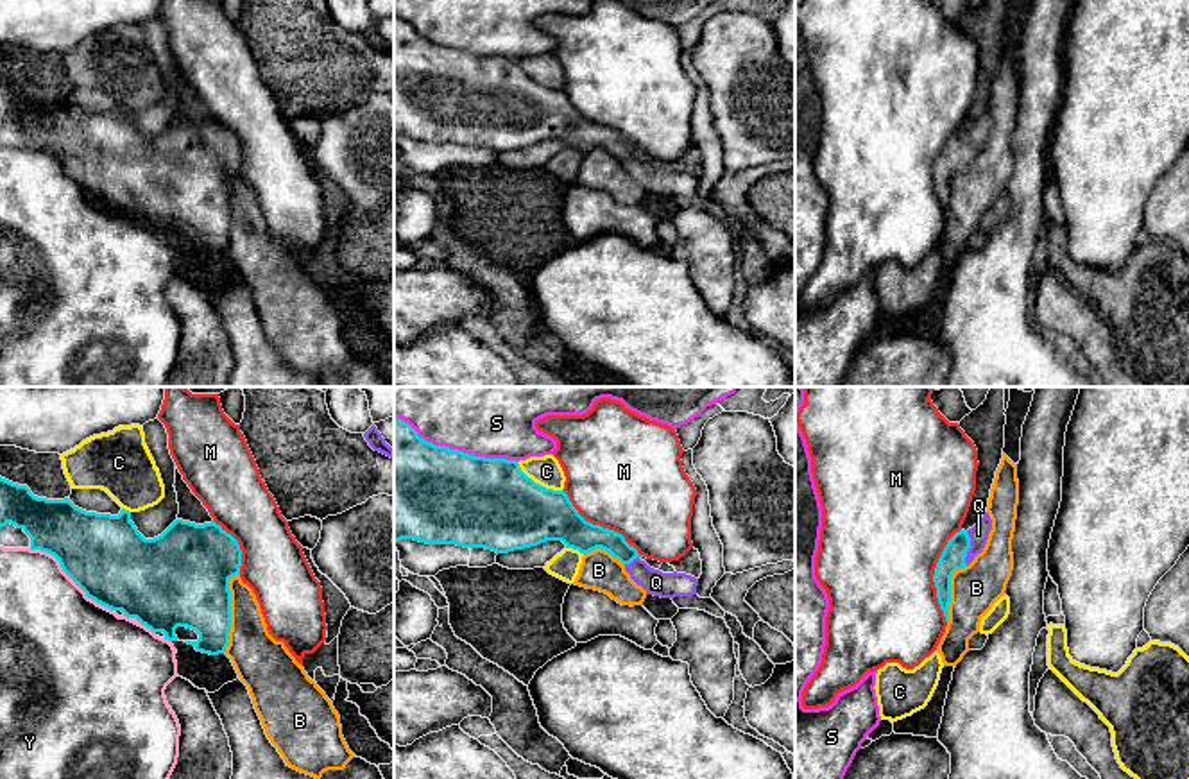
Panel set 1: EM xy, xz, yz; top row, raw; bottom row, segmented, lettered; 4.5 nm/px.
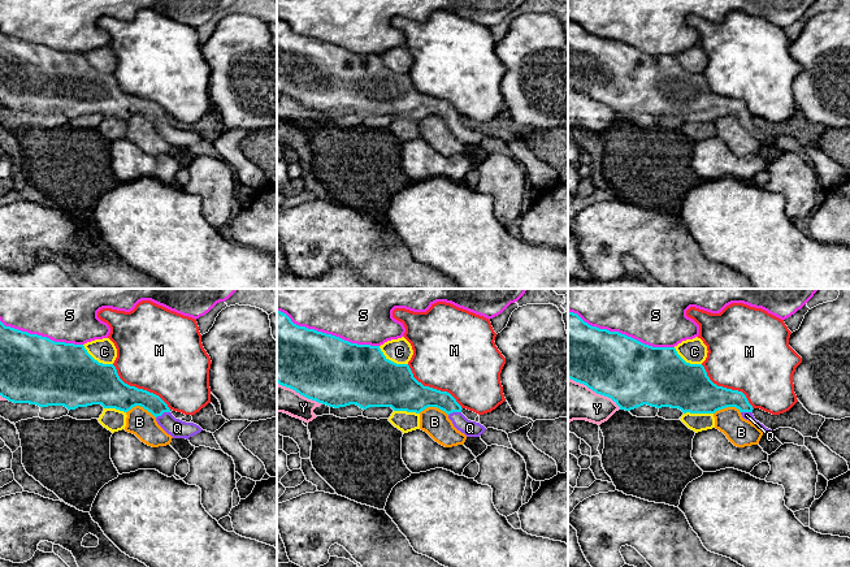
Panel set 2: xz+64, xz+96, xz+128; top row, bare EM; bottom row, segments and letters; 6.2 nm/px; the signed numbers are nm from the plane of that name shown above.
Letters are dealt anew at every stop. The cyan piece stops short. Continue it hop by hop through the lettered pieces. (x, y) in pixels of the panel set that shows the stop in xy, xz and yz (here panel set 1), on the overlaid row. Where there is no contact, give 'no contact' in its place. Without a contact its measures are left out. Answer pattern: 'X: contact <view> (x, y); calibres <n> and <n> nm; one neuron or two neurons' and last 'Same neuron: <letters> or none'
B: contact xy (230, 613); calibres 400 and 220 nm; two neurons
C: contact xz (538, 484); calibres 400 and 140 nm; two neurons
M: contact yz (933, 575); calibres 110 and 500 nm; two neurons
Q: contact yz (969, 547); calibres 110 and 90 nm; one neuron
S: contact xz (457, 450); calibres 440 and 500 nm; two neurons
Y: contact xy (68, 575); calibres 360 and 440 nm; two neurons
Same neuron: Q

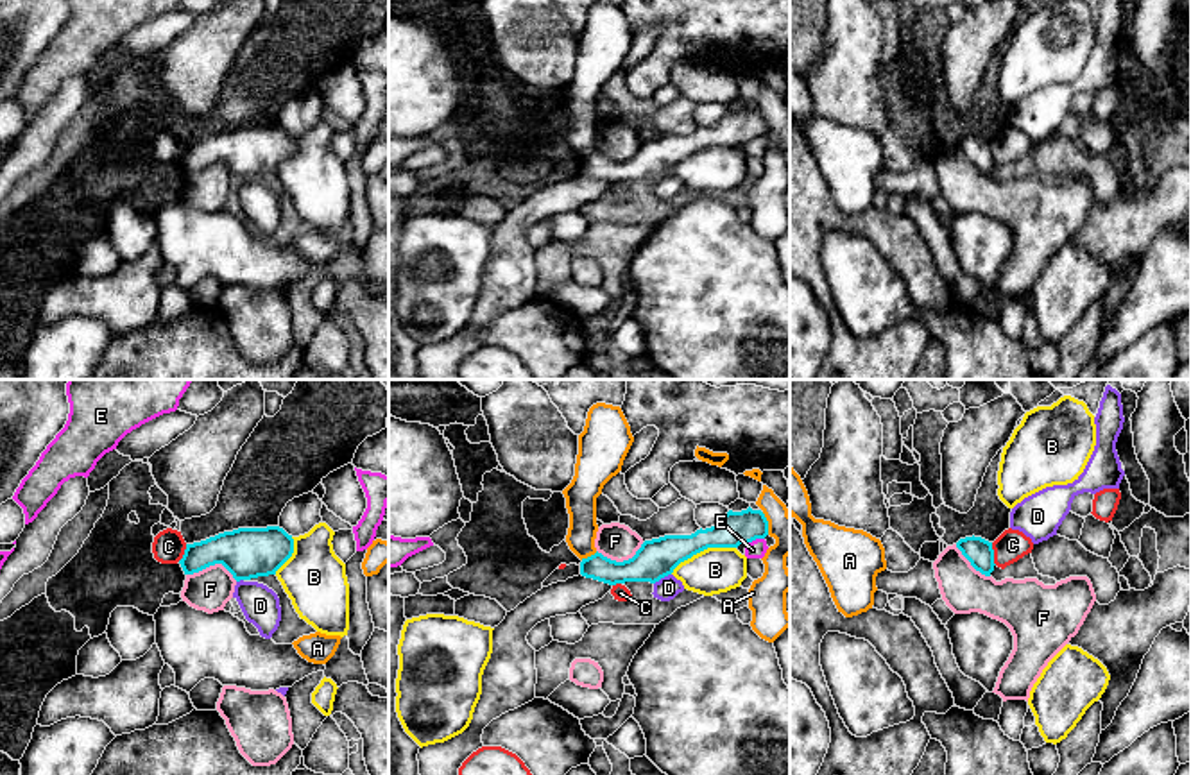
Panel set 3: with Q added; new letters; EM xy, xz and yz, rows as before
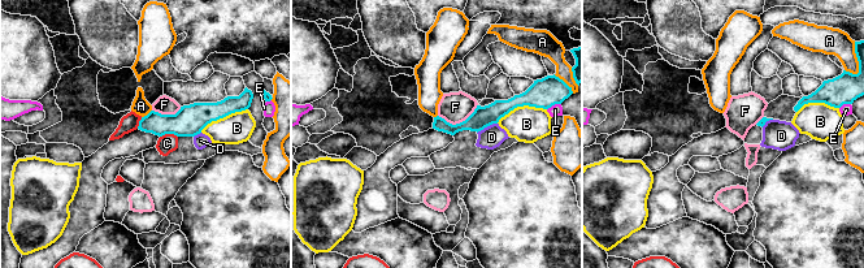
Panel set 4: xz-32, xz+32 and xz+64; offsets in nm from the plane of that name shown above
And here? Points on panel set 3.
A: contact xz (588, 557); calibres 130 and 140 nm; two neurons
B: contact xz (702, 550); calibres 180 and 200 nm; two neurons
C: contact yz (993, 553); calibres 120 and 140 nm; two neurons
D: contact xz (661, 577); calibres 180 and 100 nm; two neurons
E: contact xz (754, 539); calibres 150 and 80 nm; two neurons
F: contact xy (212, 564); calibres 220 and 190 nm; two neurons
Same neuron: none

